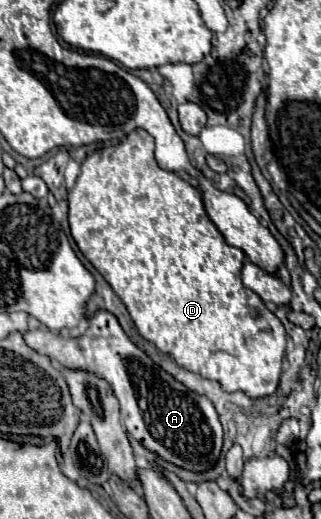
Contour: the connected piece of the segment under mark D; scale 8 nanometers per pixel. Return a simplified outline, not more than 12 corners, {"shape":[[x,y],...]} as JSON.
{"shape":[[133,130],[71,158],[71,236],[185,370],[273,394],[285,328]]}

